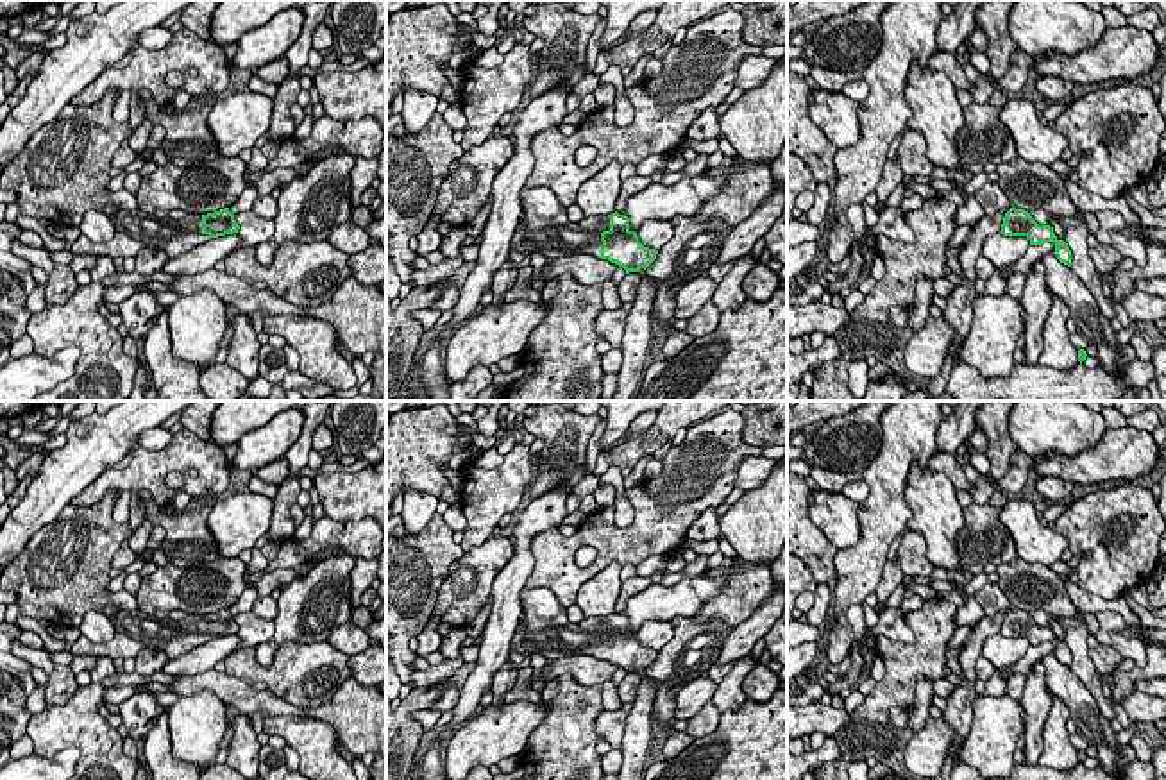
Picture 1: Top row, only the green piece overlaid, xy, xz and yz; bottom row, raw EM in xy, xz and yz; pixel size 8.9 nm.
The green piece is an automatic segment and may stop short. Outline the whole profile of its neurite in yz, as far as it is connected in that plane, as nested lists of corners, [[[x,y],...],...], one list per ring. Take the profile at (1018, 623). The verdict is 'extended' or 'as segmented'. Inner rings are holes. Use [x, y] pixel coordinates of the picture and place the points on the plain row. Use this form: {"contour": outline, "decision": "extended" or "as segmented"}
{"contour": [[[1010,608],[1005,614],[1001,632],[1003,637],[1027,637],[1030,646],[1041,646],[1044,642],[1055,644],[1055,657],[1060,664],[1071,667],[1071,651],[1064,640],[1059,640],[1050,626],[1039,626],[1028,612]]], "decision": "as segmented"}

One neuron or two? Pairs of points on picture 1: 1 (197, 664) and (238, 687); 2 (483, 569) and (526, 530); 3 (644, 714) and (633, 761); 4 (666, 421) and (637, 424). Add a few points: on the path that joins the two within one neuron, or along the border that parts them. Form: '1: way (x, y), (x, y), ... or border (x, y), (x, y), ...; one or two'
1: border (213, 668), (179, 677); two
2: border (514, 546), (514, 555), (492, 584); two
3: way (637, 725), (633, 750); one
4: border (655, 419), (642, 433); two

